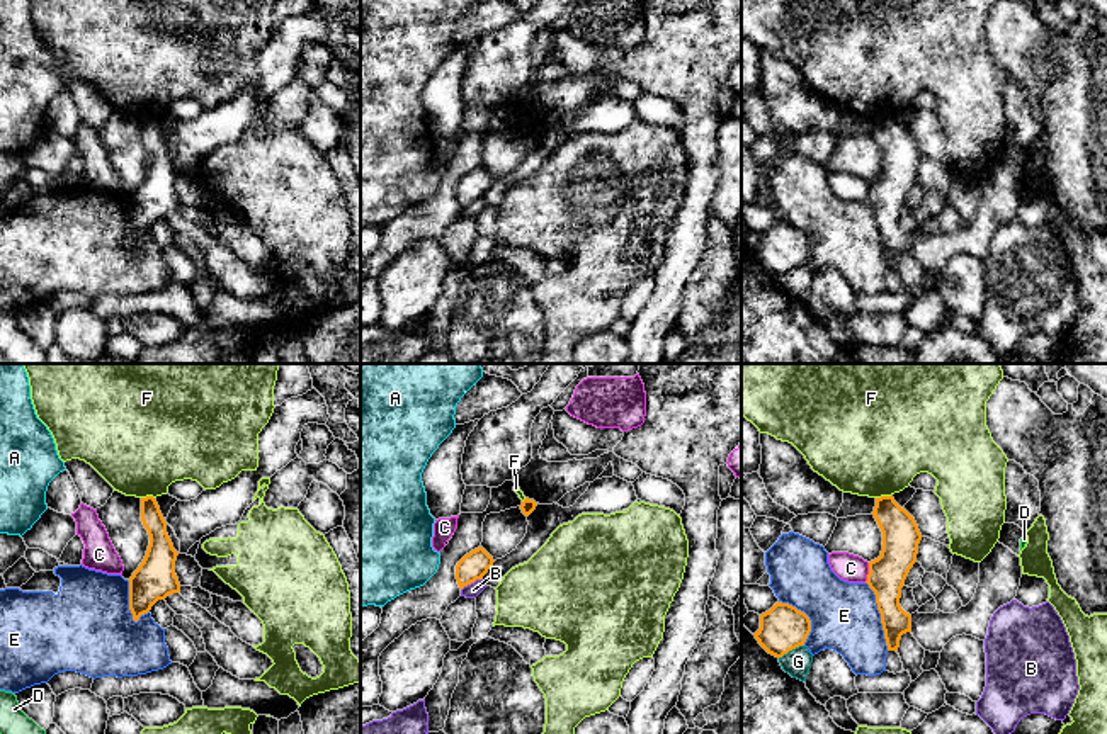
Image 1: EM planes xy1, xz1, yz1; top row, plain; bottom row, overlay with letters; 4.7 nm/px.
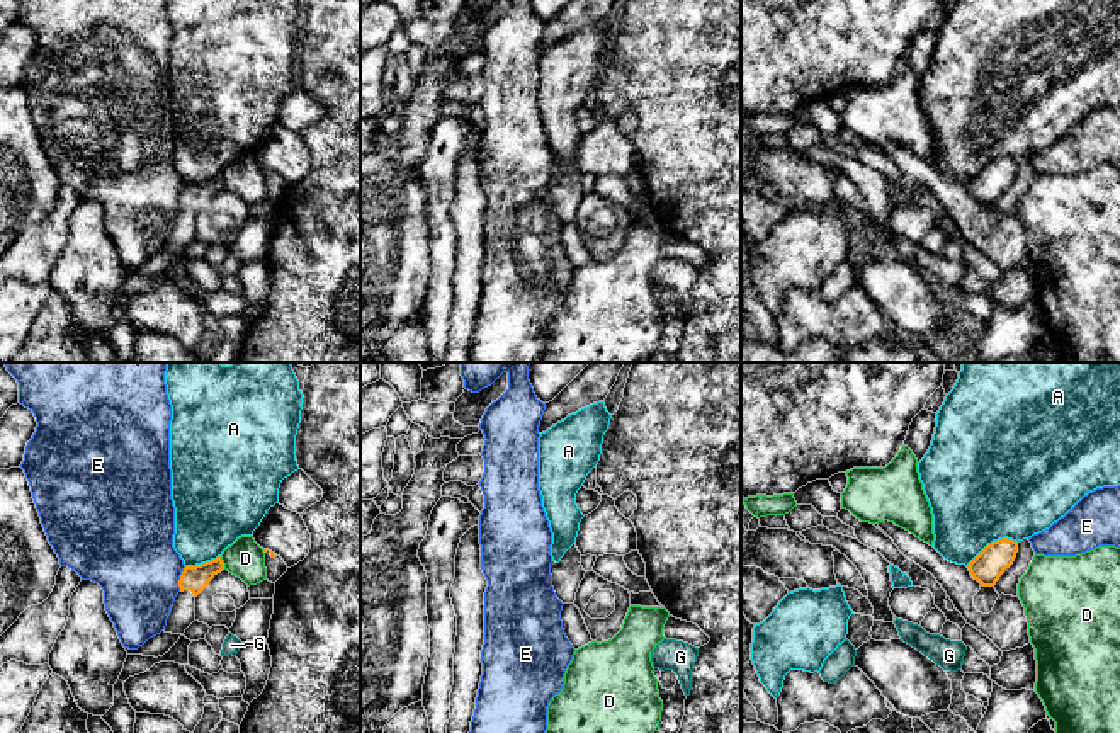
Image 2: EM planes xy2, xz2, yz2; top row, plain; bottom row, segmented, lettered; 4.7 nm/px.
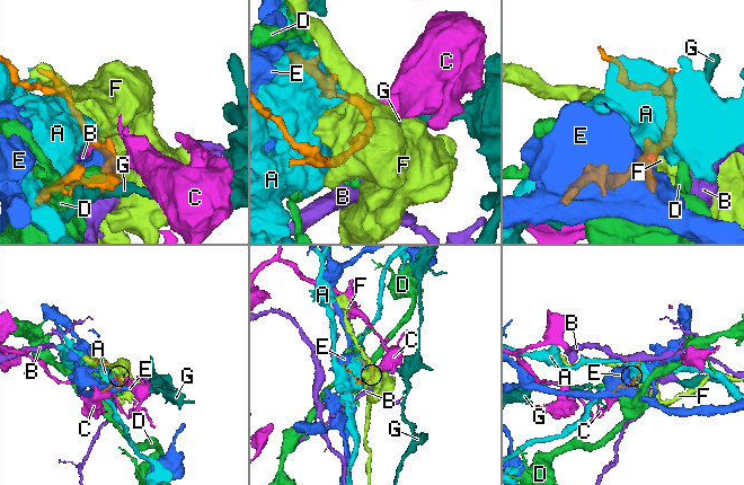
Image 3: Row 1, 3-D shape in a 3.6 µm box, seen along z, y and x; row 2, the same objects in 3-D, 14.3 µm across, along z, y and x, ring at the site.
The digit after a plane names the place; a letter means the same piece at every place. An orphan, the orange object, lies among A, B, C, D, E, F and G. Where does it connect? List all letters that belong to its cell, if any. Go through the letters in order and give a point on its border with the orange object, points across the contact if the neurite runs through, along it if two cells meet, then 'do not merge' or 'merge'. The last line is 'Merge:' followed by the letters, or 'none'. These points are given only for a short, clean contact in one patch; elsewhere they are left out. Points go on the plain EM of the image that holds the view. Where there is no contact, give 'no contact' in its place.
A: meets orange in yz2 at (993, 160); do not merge
B: meets orange in xz1 at (471, 201); border along xz1 (482, 197), (476, 197), (461, 209); do not merge
C: meets orange in yz1 at (869, 192); border along yz1 (869, 182), (869, 192), (864, 201); do not merge
D: meets orange in xy2 at (223, 182); do not merge
E: meets orange in yz1 at (881, 235); do not merge
F: meets orange in yz1 at (883, 116); border along yz1 (891, 112), (876, 118); do not merge
G: meets orange in yz1 at (791, 269); do not merge
Merge: none

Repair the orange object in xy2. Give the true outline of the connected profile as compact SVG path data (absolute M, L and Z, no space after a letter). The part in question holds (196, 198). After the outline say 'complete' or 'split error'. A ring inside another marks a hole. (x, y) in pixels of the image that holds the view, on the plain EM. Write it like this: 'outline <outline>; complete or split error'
outline M221 175L216 179L185 185L175 216L172 231L167 238L165 252L184 253L185 248L195 240L195 216L209 204L209 201L224 189Z; split error

